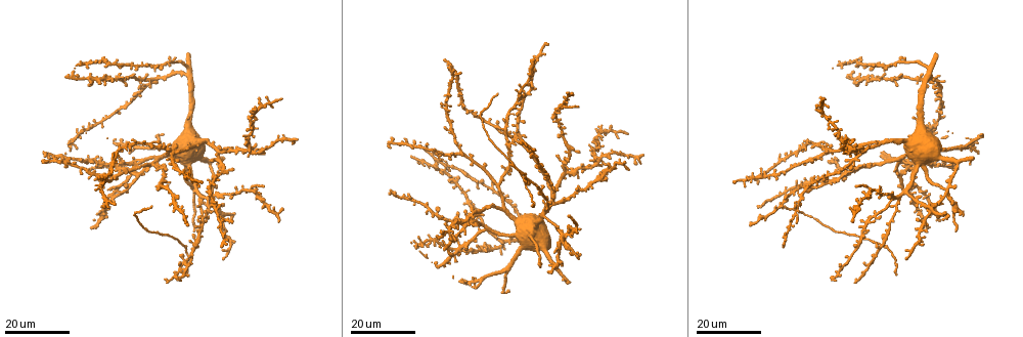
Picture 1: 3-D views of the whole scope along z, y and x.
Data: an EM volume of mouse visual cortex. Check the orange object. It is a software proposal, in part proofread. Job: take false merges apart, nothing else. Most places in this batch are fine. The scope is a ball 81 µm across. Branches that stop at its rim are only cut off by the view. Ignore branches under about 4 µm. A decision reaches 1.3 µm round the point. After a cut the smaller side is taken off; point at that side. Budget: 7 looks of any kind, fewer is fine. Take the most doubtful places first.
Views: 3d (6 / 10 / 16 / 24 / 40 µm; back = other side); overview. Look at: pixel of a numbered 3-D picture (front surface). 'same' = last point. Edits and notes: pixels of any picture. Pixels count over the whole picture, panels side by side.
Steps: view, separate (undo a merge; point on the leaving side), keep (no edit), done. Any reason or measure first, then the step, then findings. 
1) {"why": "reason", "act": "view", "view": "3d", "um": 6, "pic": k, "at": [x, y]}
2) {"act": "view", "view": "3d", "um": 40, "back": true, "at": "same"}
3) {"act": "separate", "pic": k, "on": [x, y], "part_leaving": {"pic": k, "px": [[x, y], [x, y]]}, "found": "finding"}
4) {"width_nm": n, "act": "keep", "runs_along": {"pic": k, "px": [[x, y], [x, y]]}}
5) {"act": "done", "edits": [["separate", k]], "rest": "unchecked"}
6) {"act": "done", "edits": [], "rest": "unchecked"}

{"why": "two arms in line, one across", "act": "view", "view": "3d", "um": 24, "pic": 1, "at": [793, 215]}

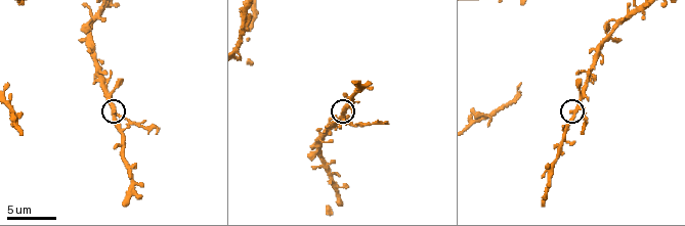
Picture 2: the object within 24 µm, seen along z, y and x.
{"why": "closer look", "act": "view", "view": "3d", "um": 6, "pic": 2, "at": [116, 107]}

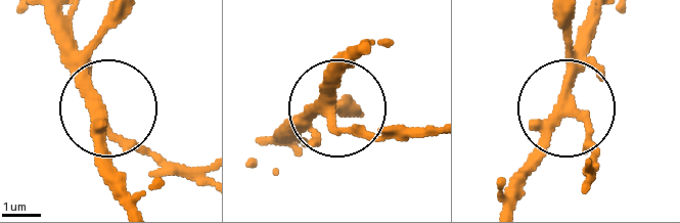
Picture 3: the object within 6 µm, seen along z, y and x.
{"width_nm": 270, "act": "separate", "pic": 3, "on": [164, 159], "part_leaving": {"pic": 3, "px": [[116, 132], [200, 171]]}, "found": "a second cell is stuck on"}

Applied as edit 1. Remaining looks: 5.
{"why": "looks like a crossing", "act": "view", "view": "3d", "um": 24, "pic": 1, "at": [517, 138]}

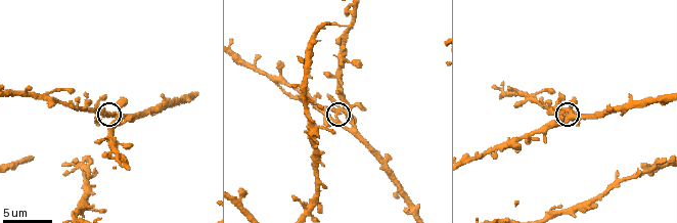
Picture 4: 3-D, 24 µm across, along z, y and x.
{"act": "view", "view": "3d", "um": 6, "pic": 4, "at": [564, 115]}

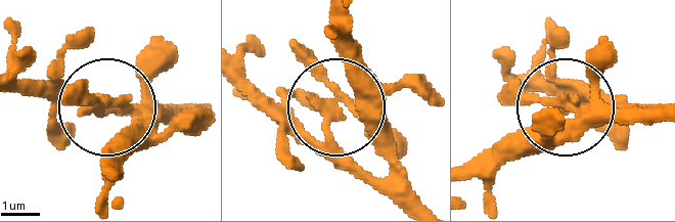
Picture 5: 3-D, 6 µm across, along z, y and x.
{"side_arm_um": 37, "act": "keep", "found": "one cell here"}

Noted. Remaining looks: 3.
{"why": "three arms meet", "act": "view", "view": "3d", "um": 24, "pic": 1, "at": [551, 206]}

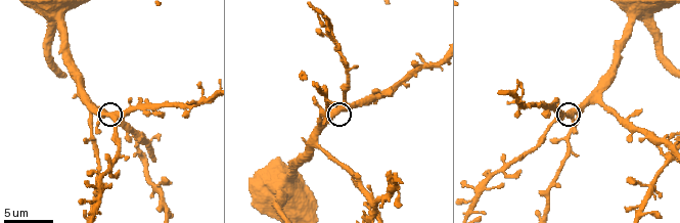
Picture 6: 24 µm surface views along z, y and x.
{"act": "view", "view": "3d", "um": 6, "pic": 6, "at": [330, 114]}

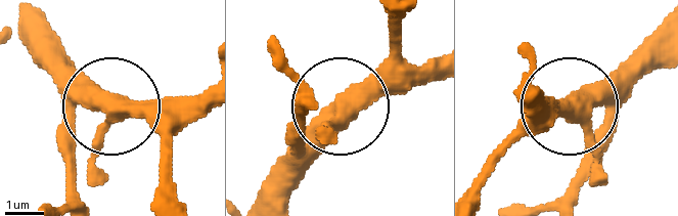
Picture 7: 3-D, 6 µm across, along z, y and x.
{"width_nm": 410, "act": "keep", "found": "all the same cell"}

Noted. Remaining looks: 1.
{"act": "done", "edits": [["separate", 3]], "rest": "unchecked"}

